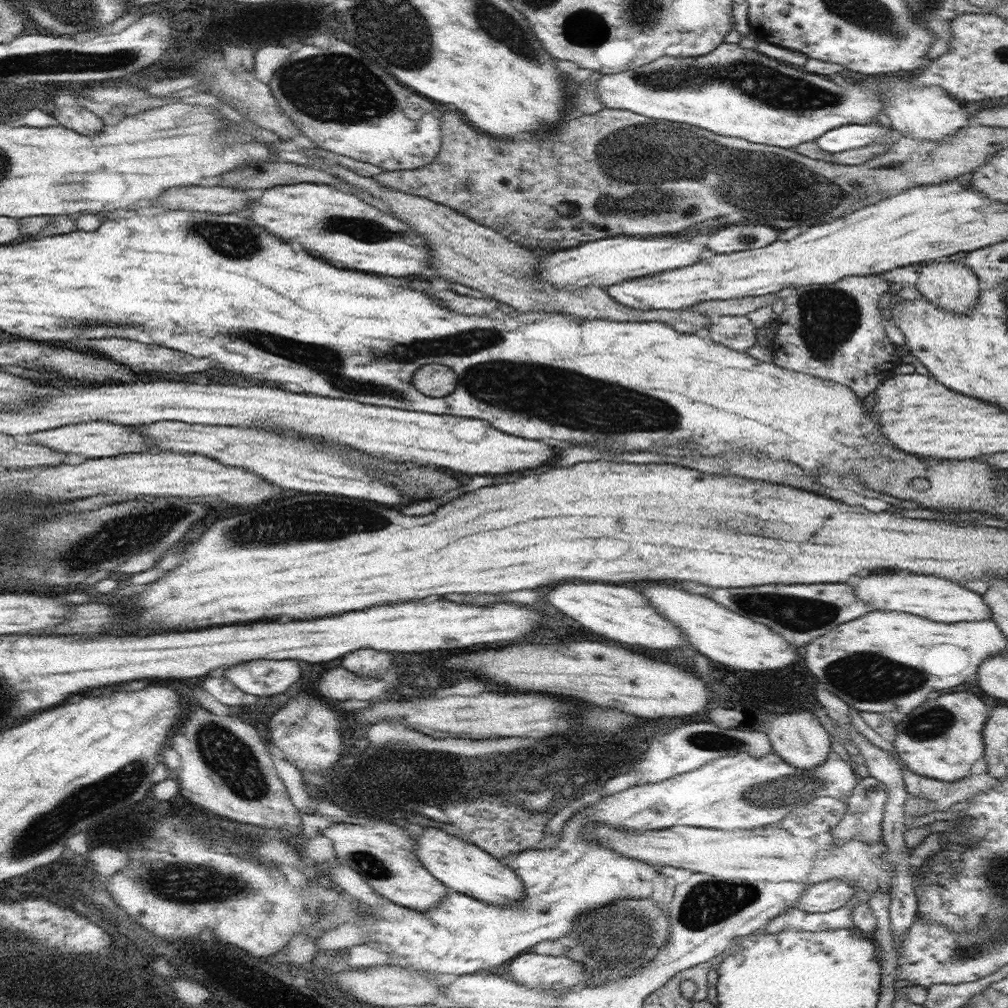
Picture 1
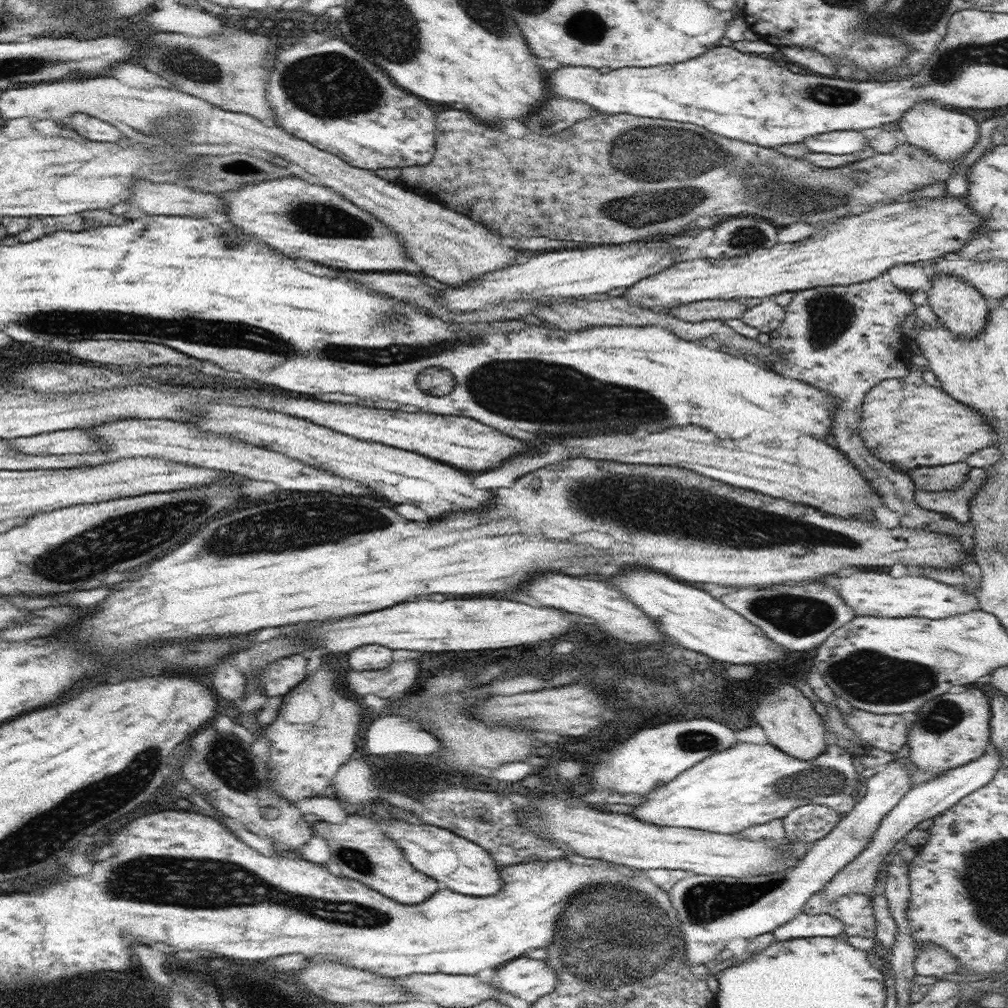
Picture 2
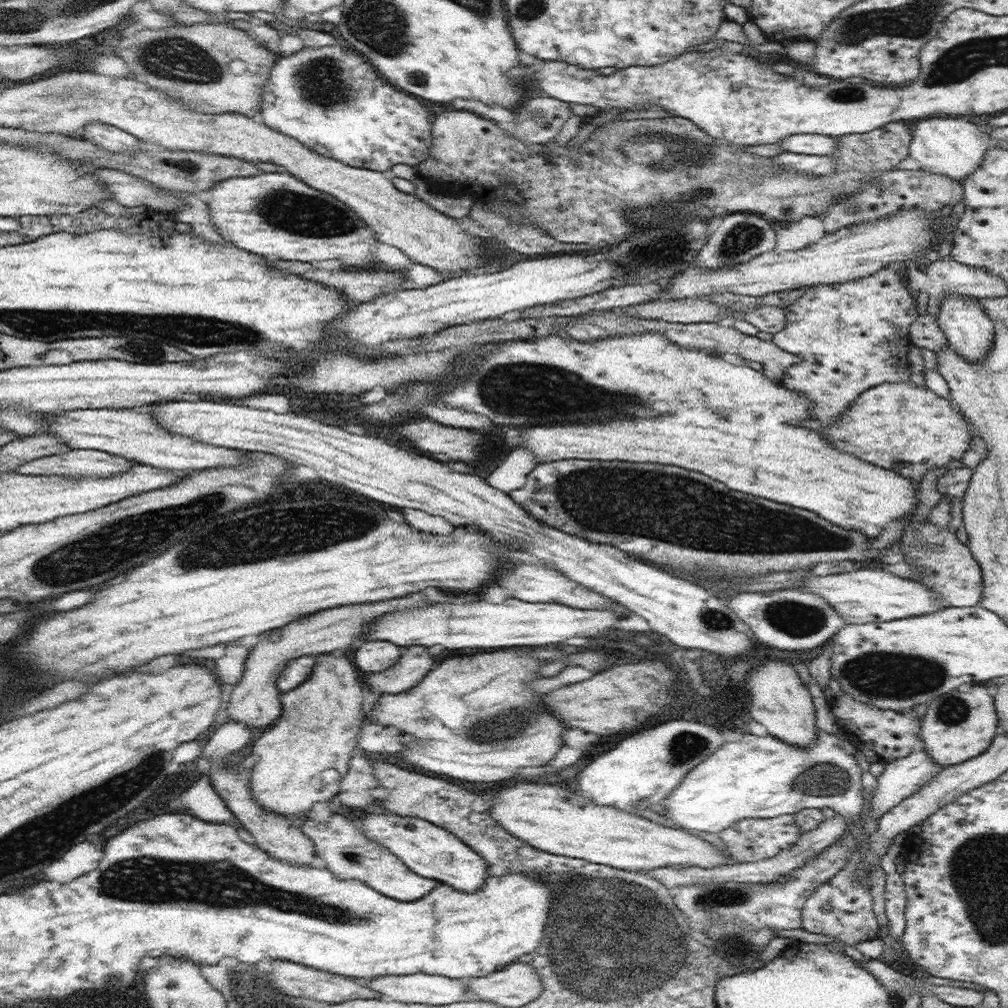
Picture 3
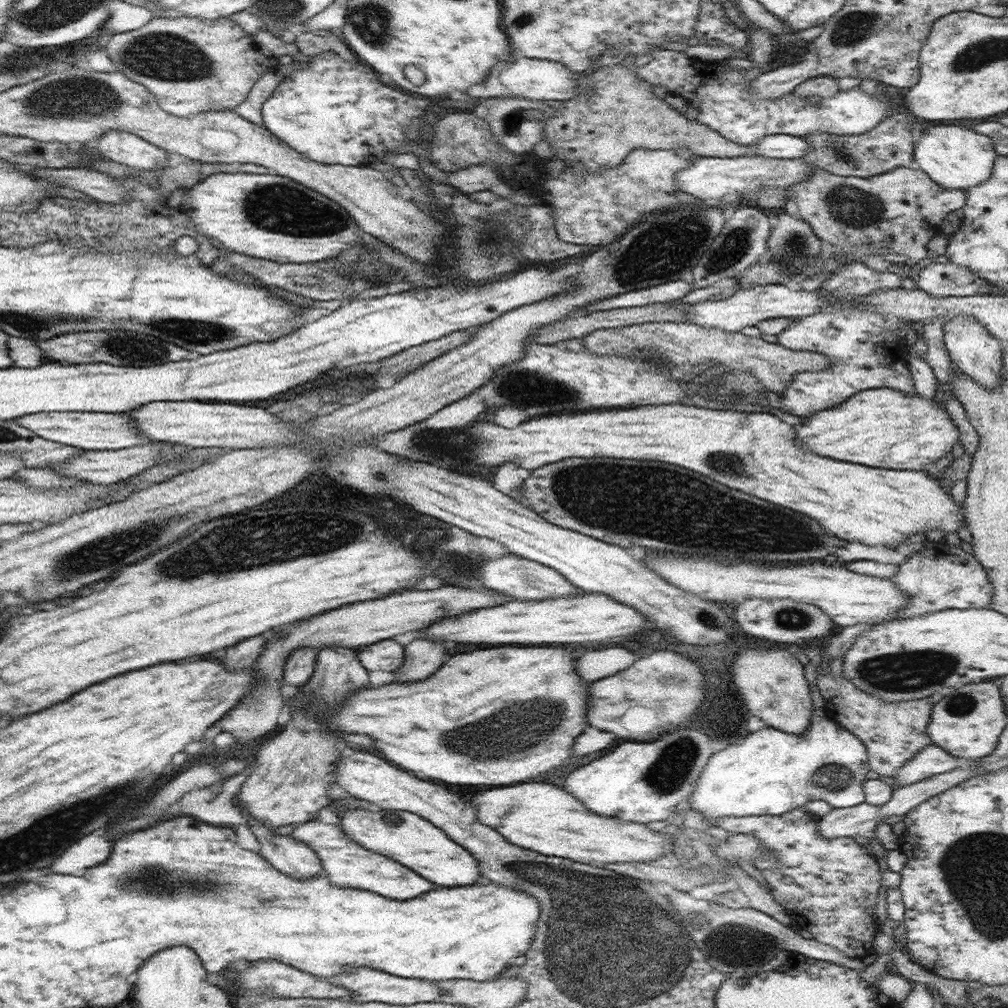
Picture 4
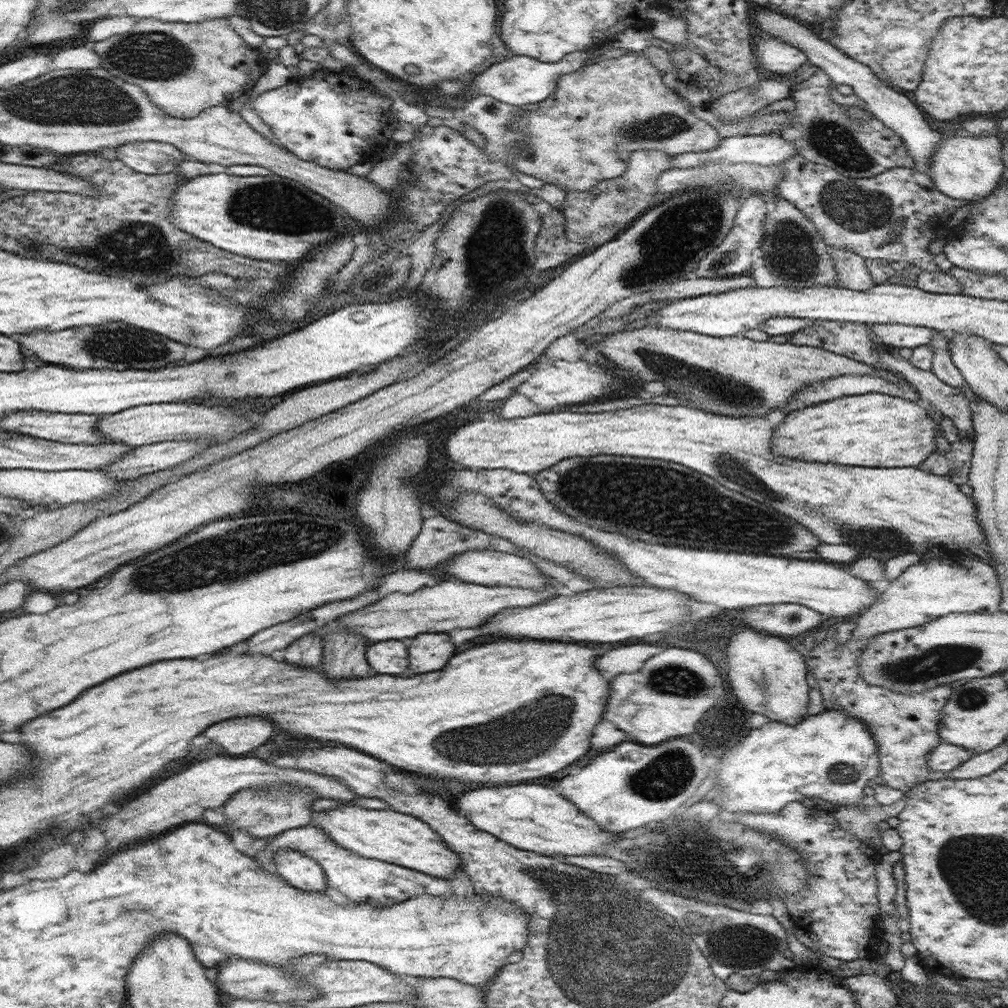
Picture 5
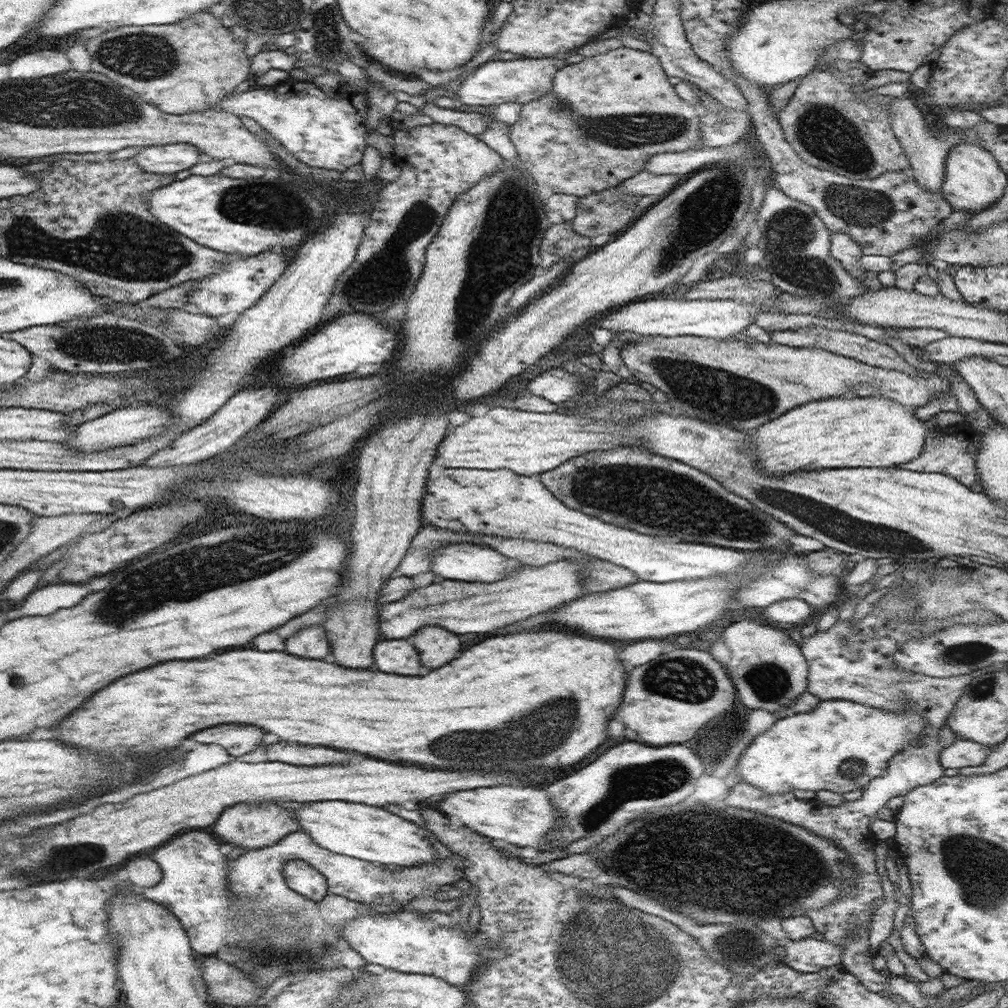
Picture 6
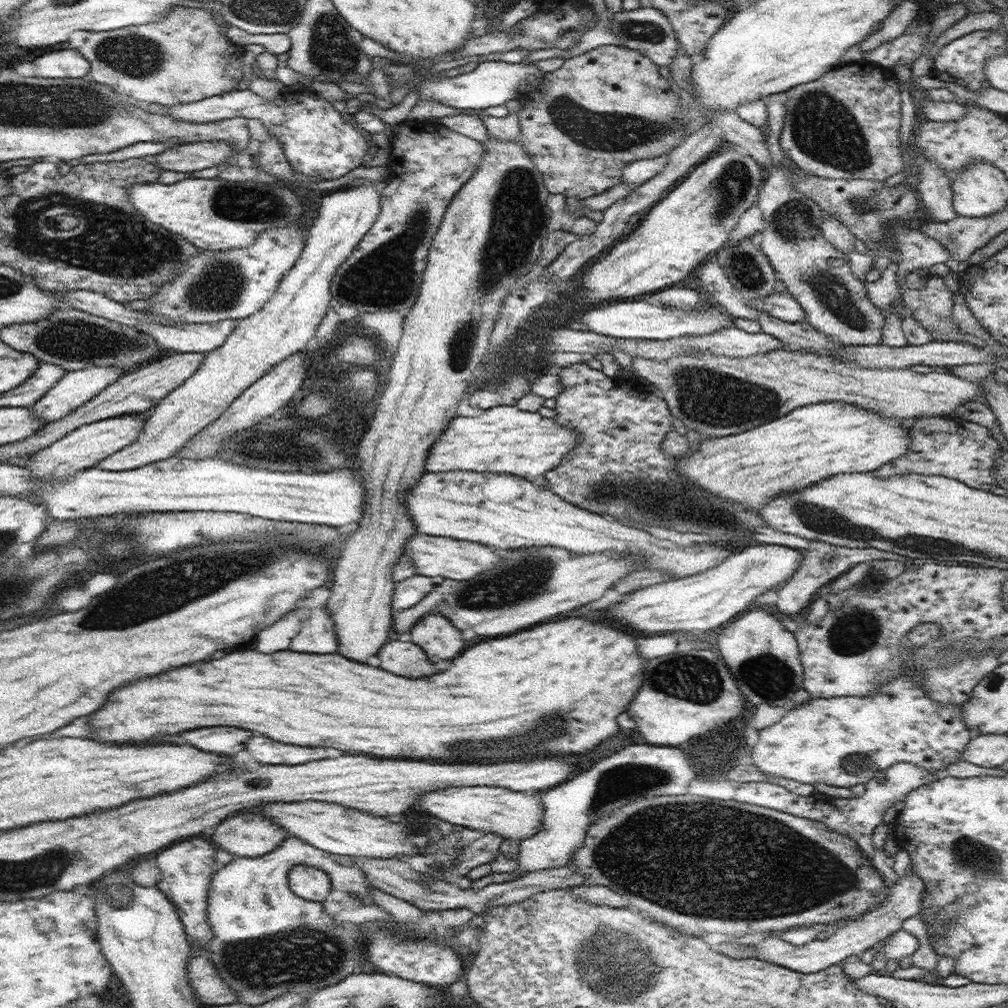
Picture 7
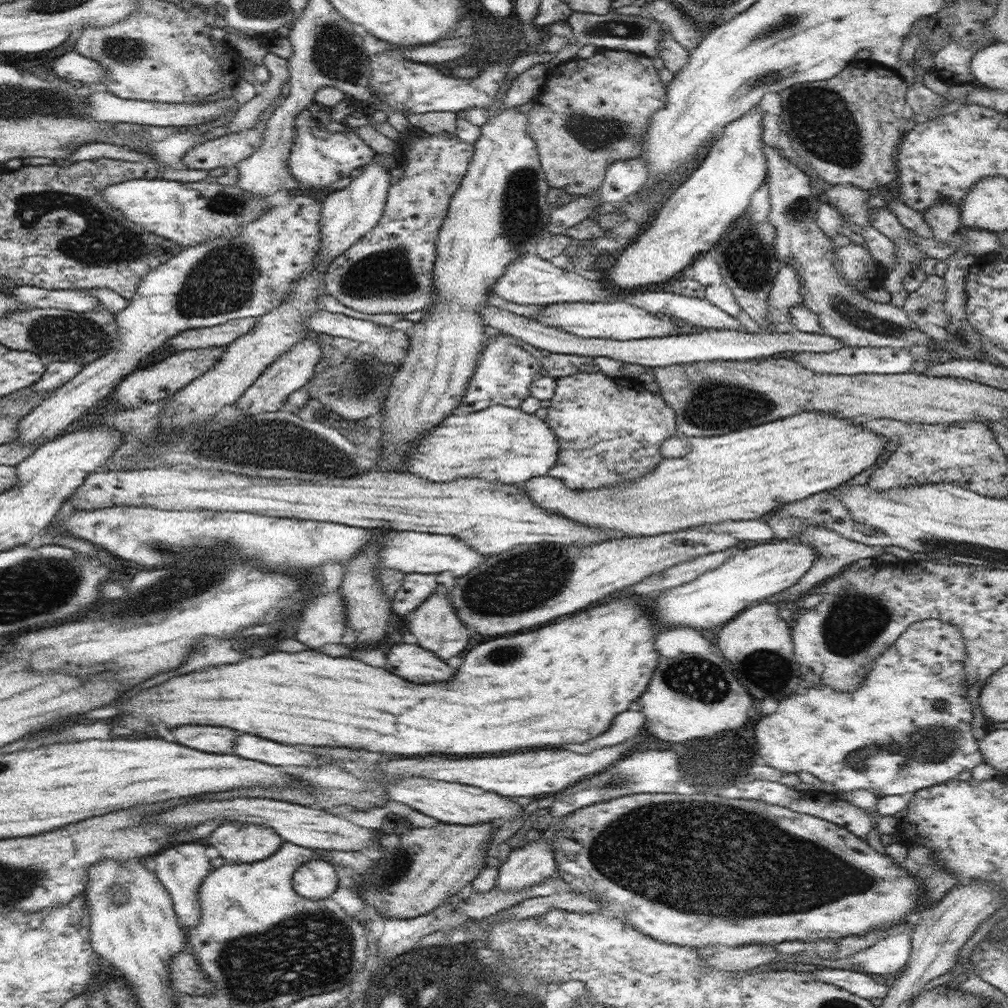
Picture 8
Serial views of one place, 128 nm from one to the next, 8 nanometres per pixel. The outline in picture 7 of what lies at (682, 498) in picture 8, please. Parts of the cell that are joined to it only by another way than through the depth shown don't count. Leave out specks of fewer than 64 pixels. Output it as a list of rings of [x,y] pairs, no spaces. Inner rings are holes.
[[[832,400],[826,402],[820,402],[818,404],[808,404],[806,406],[800,406],[791,410],[786,416],[781,416],[770,422],[770,424],[763,424],[762,426],[741,432],[740,434],[733,434],[732,436],[720,437],[717,439],[704,439],[701,445],[691,455],[677,459],[678,474],[681,474],[686,480],[691,480],[694,484],[697,484],[700,488],[708,490],[716,496],[722,496],[722,498],[728,498],[732,502],[738,502],[738,504],[744,504],[752,510],[759,513],[762,506],[766,506],[769,500],[772,500],[775,496],[780,496],[787,490],[802,490],[811,484],[818,484],[823,480],[826,480],[829,476],[836,476],[837,474],[846,474],[846,472],[872,472],[872,470],[879,469],[883,464],[889,463],[891,460],[897,459],[899,456],[905,455],[908,452],[908,446],[911,443],[911,434],[909,429],[904,429],[900,423],[896,421],[896,418],[890,416],[884,416],[879,412],[872,412],[865,408],[858,408],[855,404],[848,402],[842,402],[841,400]]]

